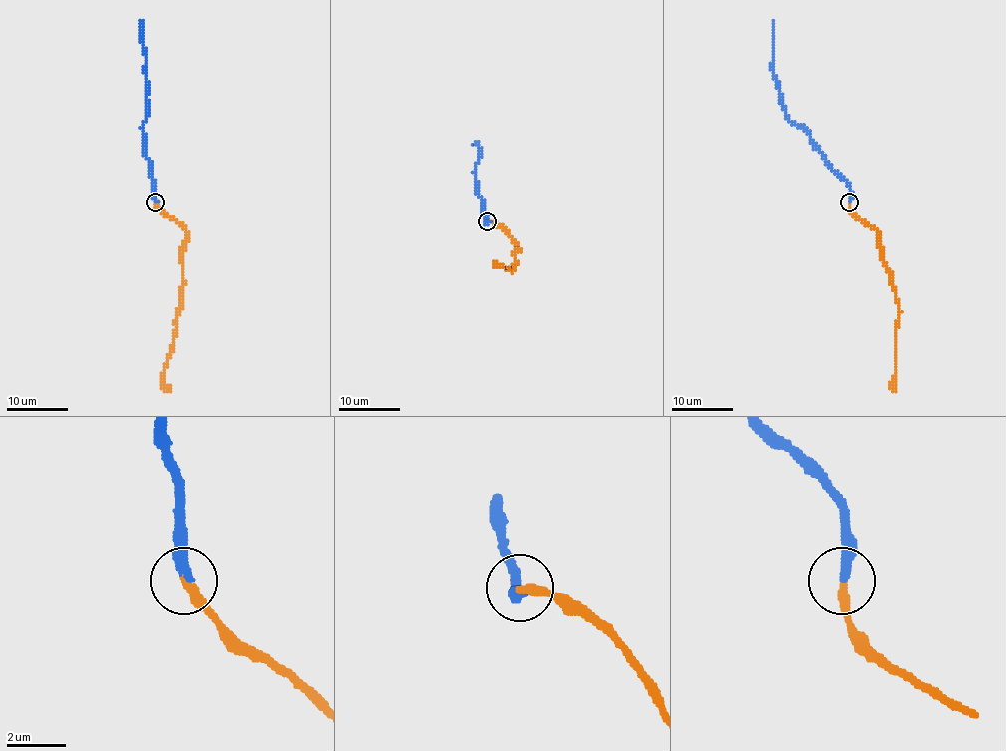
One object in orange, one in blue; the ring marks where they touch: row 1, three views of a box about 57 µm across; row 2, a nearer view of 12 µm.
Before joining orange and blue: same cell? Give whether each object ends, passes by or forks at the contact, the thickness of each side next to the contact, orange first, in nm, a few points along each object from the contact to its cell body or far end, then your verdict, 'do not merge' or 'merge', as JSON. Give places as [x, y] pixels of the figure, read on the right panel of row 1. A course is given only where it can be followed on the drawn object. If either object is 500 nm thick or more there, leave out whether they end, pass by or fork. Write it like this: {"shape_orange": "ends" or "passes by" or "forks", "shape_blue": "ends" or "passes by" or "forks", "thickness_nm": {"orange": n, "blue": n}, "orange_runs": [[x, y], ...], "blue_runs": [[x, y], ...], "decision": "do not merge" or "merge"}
{"shape_orange": "ends", "shape_blue": "ends", "thickness_nm": {"orange": 320, "blue": 400}, "orange_runs": [[849, 202], [849, 208], [878, 231], [883, 263], [898, 303], [893, 392]], "blue_runs": [[849, 200], [849, 185], [830, 167], [807, 133], [787, 118], [772, 70], [772, 21]], "decision": "merge"}

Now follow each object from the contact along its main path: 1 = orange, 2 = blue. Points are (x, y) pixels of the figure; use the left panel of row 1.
1: (154, 202), (186, 231), (182, 263), (182, 303), (176, 320), (174, 345), (163, 377), (166, 392)
2: (154, 200), (151, 167), (145, 153), (146, 82), (140, 21)

